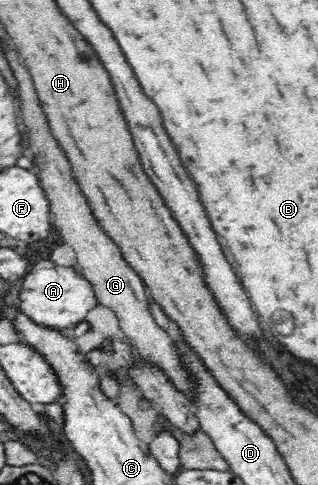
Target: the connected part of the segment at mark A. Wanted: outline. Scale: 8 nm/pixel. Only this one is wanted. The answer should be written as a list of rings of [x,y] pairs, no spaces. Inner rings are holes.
[[[43,260],[31,268],[20,281],[19,308],[33,322],[55,329],[63,334],[71,332],[98,303],[91,282],[78,277],[72,267],[63,267]]]

